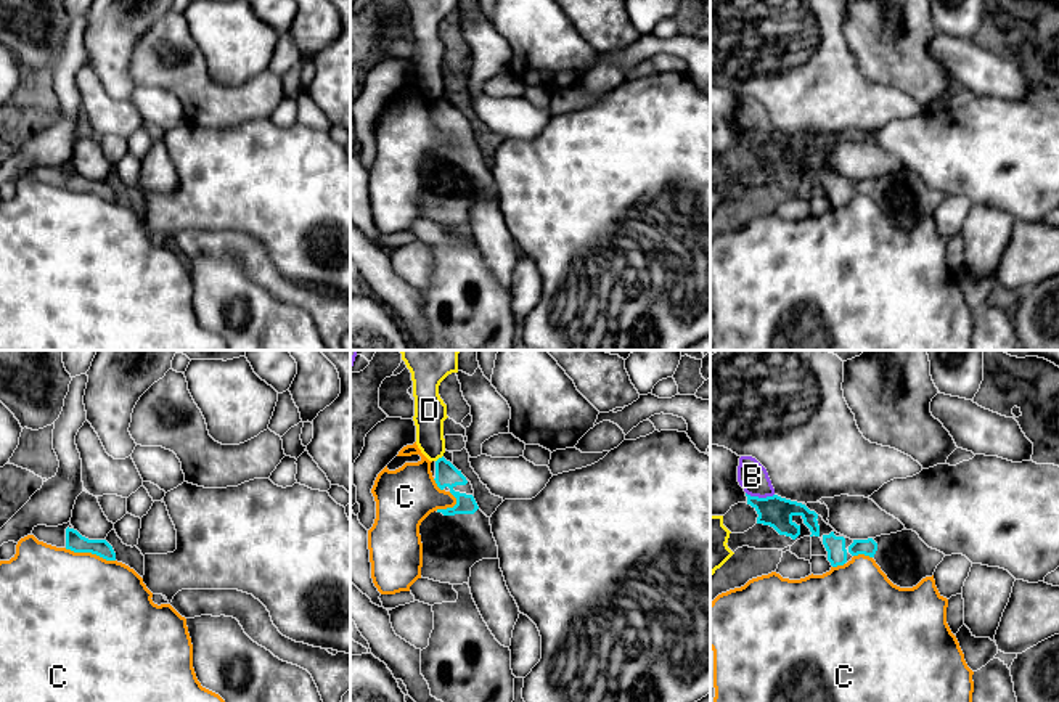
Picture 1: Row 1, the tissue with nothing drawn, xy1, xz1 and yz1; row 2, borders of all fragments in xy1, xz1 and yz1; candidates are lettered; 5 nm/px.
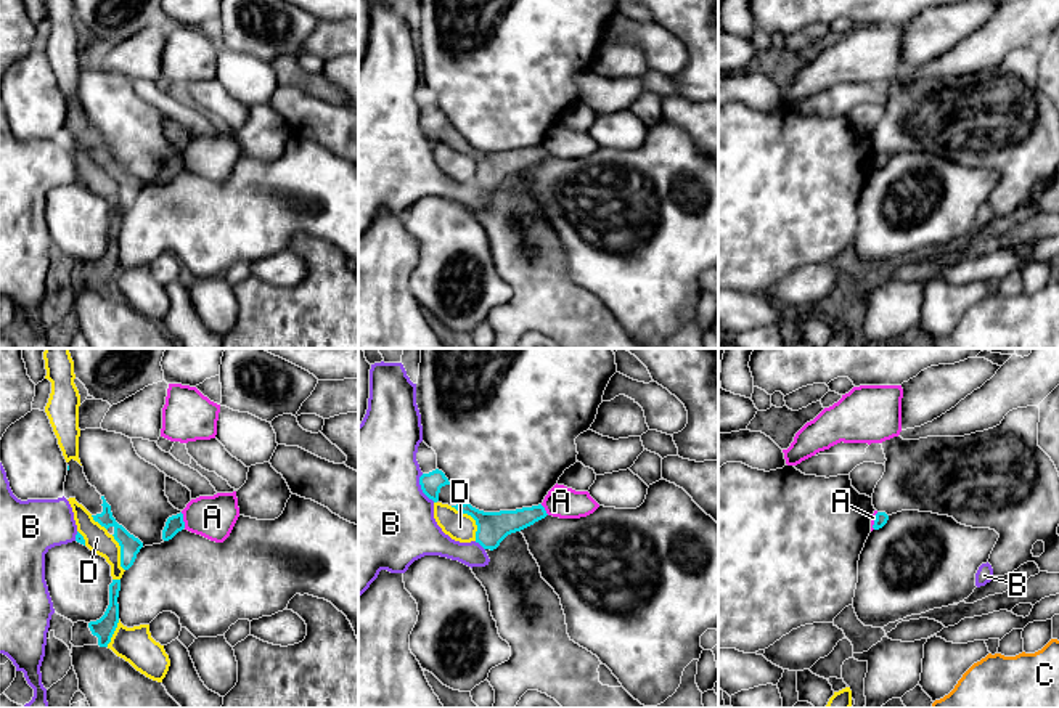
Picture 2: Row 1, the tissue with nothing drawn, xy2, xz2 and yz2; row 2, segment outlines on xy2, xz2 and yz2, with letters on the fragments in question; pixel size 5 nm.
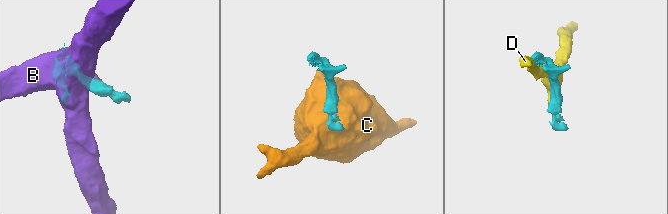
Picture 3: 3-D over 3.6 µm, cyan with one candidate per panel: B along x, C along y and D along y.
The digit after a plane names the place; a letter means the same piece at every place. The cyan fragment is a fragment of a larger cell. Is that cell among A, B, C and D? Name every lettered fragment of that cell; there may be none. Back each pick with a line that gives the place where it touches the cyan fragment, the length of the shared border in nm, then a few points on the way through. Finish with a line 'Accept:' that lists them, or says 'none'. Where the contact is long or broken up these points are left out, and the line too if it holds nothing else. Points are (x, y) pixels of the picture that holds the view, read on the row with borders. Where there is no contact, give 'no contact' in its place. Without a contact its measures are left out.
Accept: none

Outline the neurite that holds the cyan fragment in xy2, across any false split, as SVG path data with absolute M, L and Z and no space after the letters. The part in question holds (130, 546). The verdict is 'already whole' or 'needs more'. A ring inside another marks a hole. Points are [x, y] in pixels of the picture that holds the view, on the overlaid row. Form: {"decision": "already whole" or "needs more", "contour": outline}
{"decision": "needs more", "contour": "M74 459L67 462L64 498L74 498L92 514L95 522L114 536L121 546L121 567L129 570L143 547L143 543L116 522L111 506L106 503L104 496L101 496L96 488L88 483L84 467Z"}

